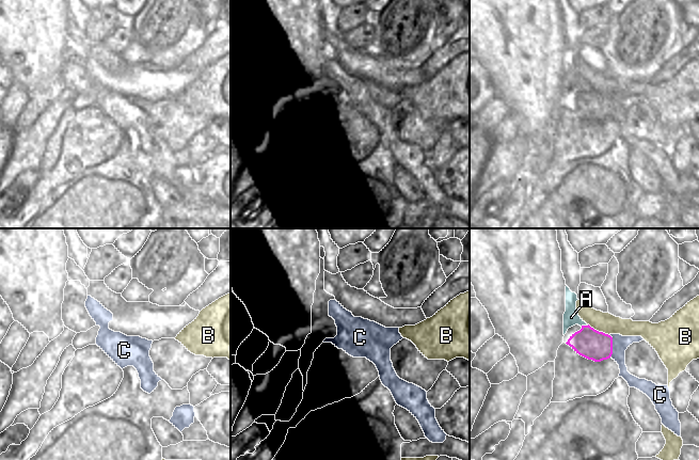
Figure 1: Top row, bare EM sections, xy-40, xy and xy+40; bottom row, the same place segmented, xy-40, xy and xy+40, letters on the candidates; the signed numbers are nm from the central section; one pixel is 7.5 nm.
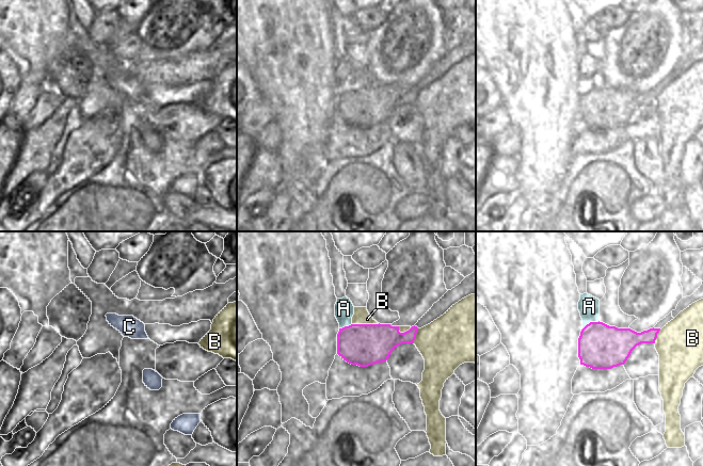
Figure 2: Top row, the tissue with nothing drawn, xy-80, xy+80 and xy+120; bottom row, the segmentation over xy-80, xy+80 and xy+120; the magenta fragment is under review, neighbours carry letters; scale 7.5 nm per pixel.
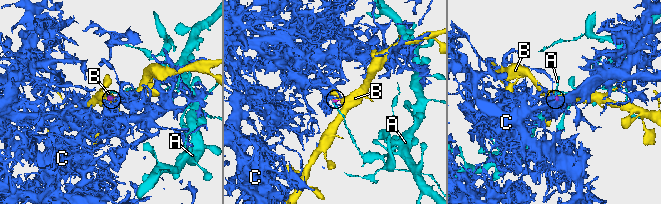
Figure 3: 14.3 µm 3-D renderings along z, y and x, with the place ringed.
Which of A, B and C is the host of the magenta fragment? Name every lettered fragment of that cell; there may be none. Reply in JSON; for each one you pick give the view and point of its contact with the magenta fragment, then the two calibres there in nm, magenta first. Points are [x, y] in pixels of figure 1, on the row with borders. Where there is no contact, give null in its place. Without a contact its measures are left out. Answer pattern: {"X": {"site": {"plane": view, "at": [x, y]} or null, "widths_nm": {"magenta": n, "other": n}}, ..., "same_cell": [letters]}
{"same_cell": []}

